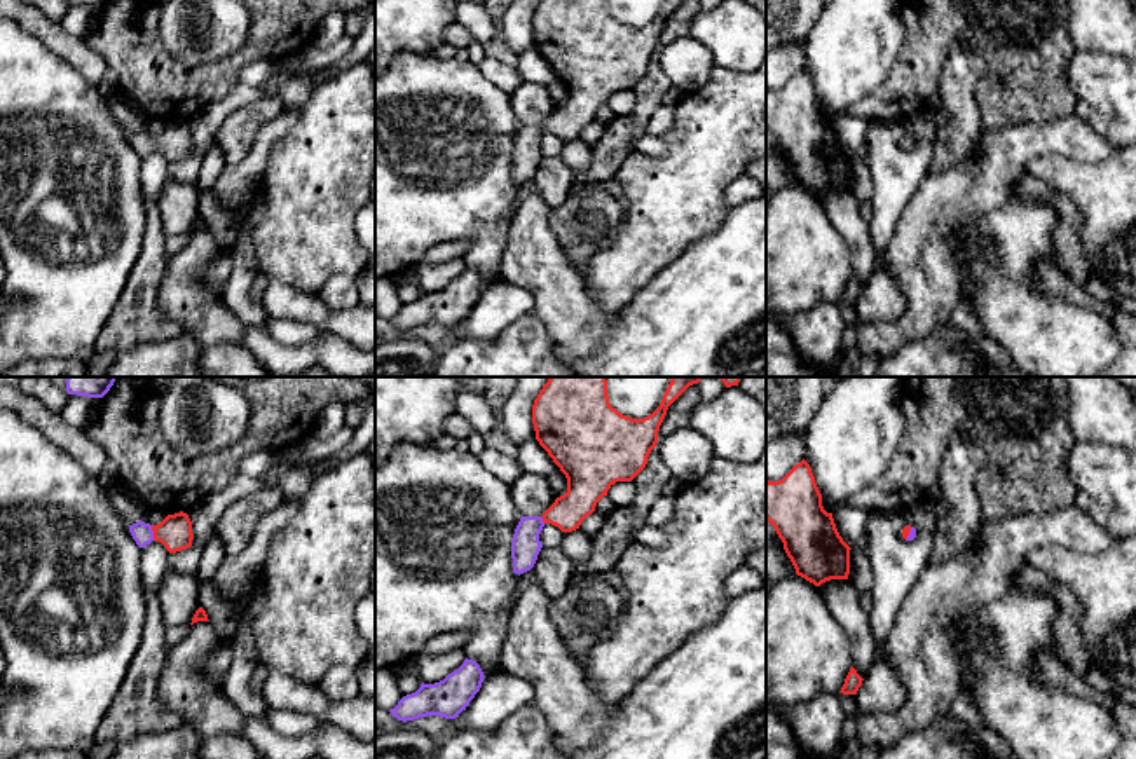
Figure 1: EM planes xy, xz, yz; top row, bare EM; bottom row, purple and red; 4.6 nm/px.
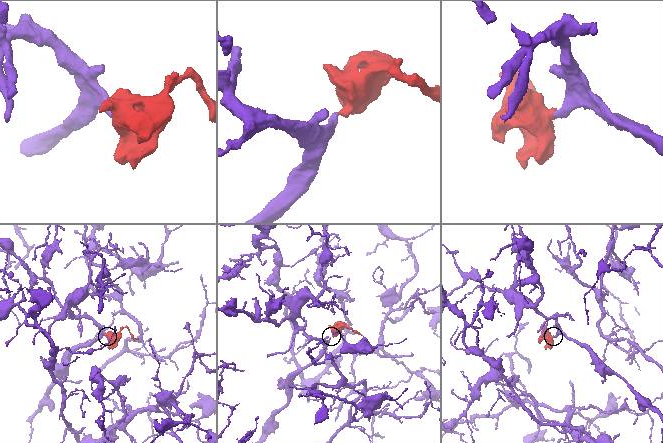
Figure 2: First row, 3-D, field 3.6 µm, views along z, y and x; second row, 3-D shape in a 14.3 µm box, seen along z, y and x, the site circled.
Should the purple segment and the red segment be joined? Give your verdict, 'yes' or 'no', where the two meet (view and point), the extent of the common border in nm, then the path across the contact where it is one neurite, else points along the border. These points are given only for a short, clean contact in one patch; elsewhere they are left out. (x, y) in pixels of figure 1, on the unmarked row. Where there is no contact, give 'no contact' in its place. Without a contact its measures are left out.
yes | xy (152, 142) | 70 nm | across xy (142, 142), (152, 142), (175, 140)

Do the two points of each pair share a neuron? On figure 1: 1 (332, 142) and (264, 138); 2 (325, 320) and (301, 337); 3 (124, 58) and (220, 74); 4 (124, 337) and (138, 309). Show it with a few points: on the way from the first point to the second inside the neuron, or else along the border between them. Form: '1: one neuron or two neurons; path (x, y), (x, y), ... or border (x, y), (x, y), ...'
1: two neurons; border (301, 107), (299, 117), (274, 142), (260, 177)
2: two neurons; border (276, 316), (311, 323), (323, 332)
3: one neuron; path (149, 74), (156, 81), (196, 81)
4: one neuron; path (124, 330), (136, 316)

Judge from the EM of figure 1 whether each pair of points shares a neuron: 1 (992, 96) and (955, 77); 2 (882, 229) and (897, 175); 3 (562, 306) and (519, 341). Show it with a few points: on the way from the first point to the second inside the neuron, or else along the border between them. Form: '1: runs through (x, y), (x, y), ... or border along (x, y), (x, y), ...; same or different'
1: border along (971, 49), (986, 63), (976, 89), (985, 128); different
2: runs through (885, 215), (892, 189); same
3: border along (531, 313), (543, 323), (557, 344); different

